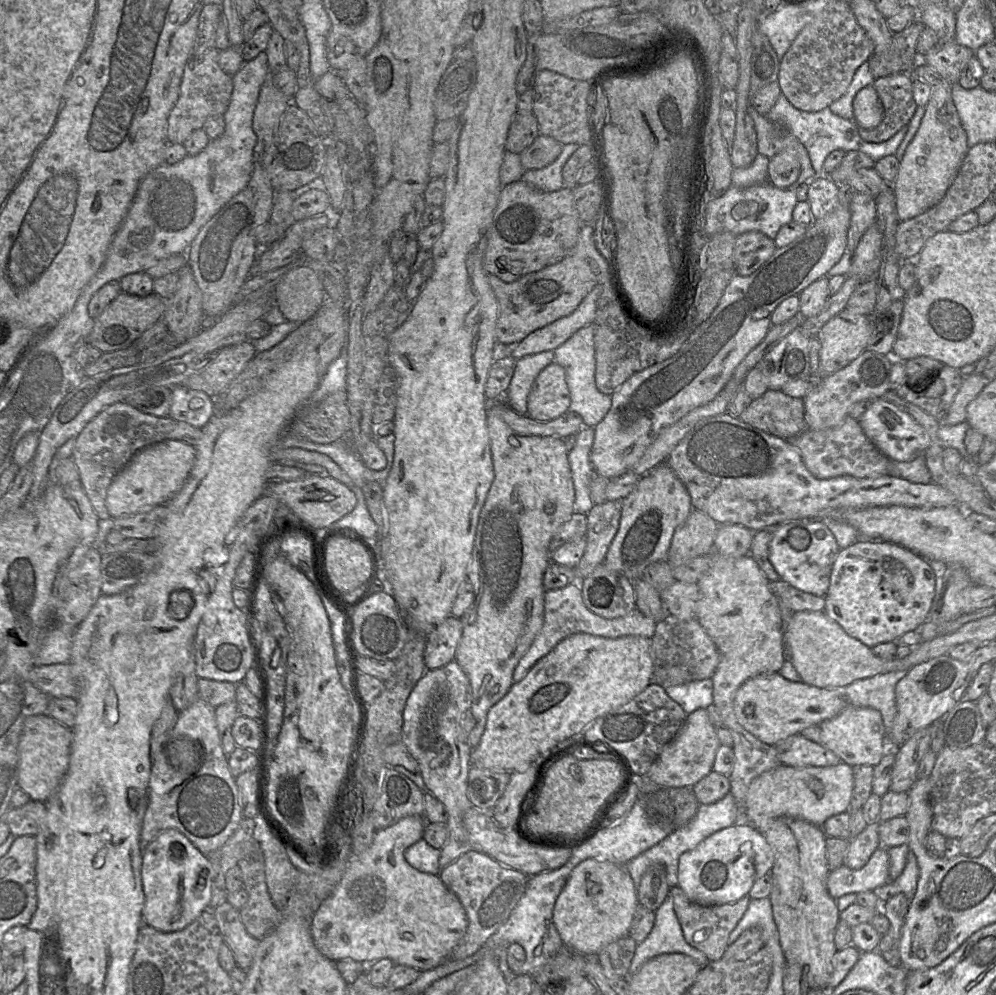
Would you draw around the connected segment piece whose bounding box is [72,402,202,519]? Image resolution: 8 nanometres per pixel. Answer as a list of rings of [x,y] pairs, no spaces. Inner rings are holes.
[[[126,402],[114,403],[101,411],[78,435],[72,454],[81,484],[98,518],[110,518],[105,504],[107,489],[116,474],[136,452],[165,440],[179,440],[194,447],[201,437],[200,428],[169,417],[144,413]]]

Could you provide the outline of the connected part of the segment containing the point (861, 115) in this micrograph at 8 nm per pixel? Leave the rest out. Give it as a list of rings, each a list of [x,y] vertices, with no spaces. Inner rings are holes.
[[[873,84],[861,89],[853,101],[854,121],[857,126],[873,130],[883,120],[884,109]]]

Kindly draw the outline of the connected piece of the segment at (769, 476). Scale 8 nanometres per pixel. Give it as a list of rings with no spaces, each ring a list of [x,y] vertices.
[[[725,412],[698,422],[671,451],[665,463],[685,485],[693,509],[709,515],[718,525],[737,524],[755,532],[794,519],[815,519],[821,511],[835,508],[905,506],[937,508],[959,506],[956,496],[938,484],[909,482],[893,475],[856,478],[842,475],[828,479],[813,476],[797,449],[787,440],[768,434]]]

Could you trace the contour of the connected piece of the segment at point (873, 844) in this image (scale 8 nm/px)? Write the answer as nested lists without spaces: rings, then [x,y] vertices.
[[[880,822],[867,824],[860,834],[848,840],[843,865],[851,869],[859,869],[868,862],[873,852],[881,847],[878,834],[879,824]]]

